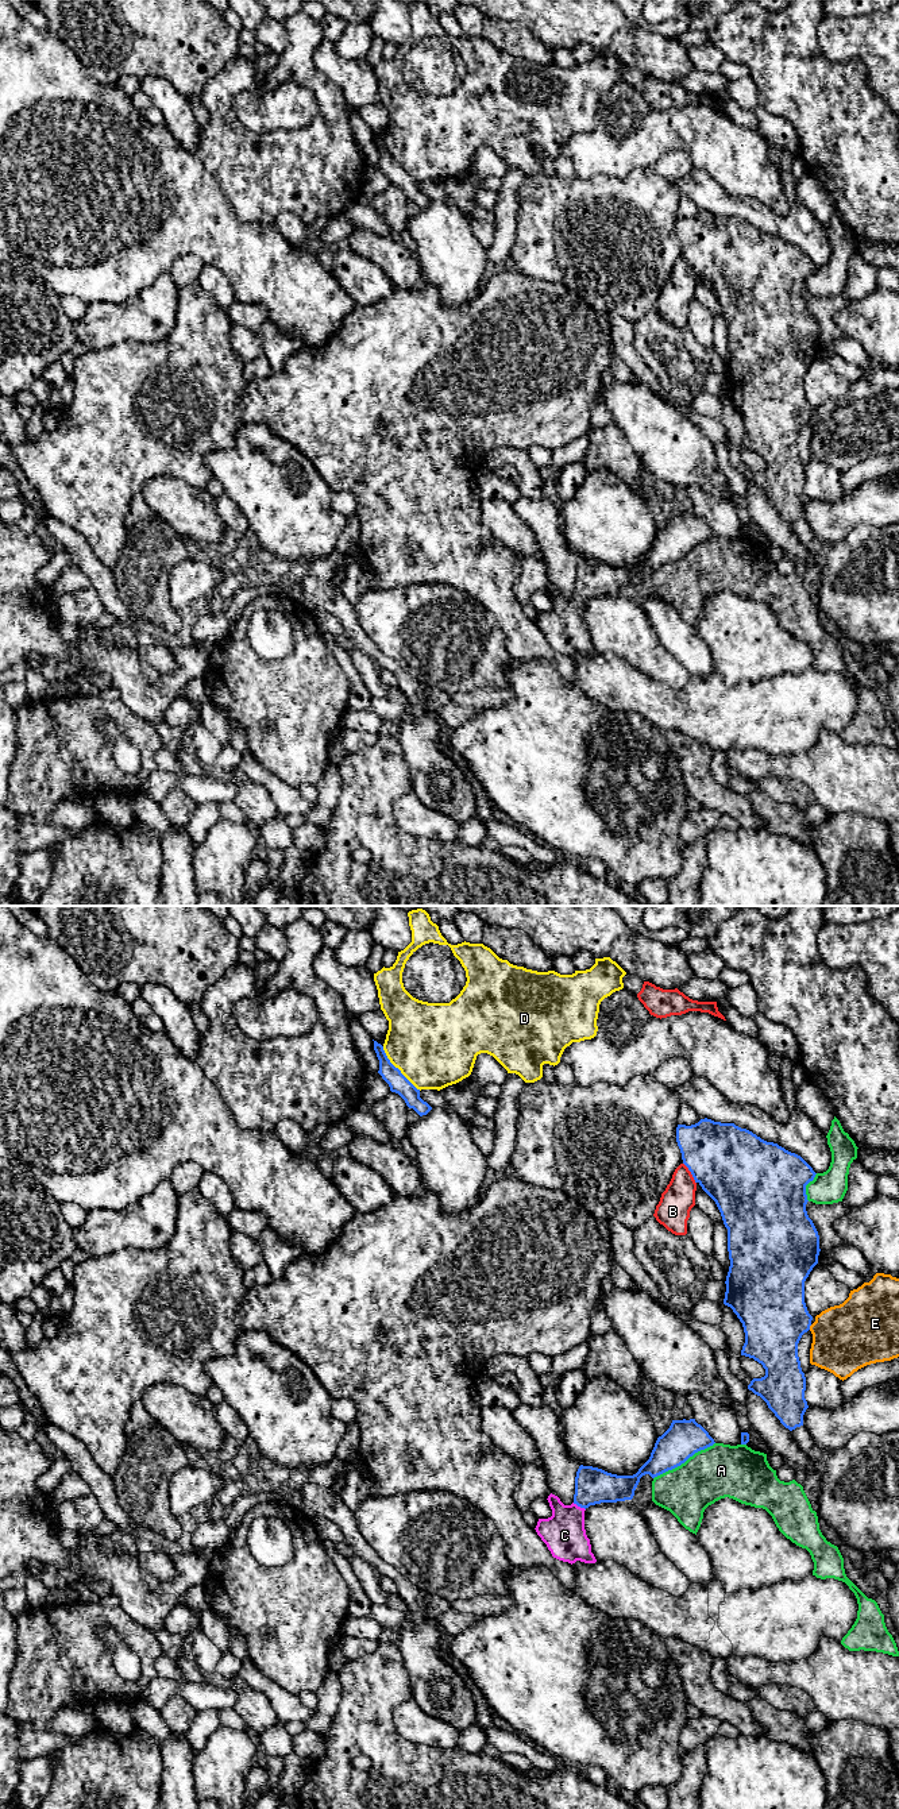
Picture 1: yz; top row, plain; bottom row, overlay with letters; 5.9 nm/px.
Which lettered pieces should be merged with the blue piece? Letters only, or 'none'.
C

